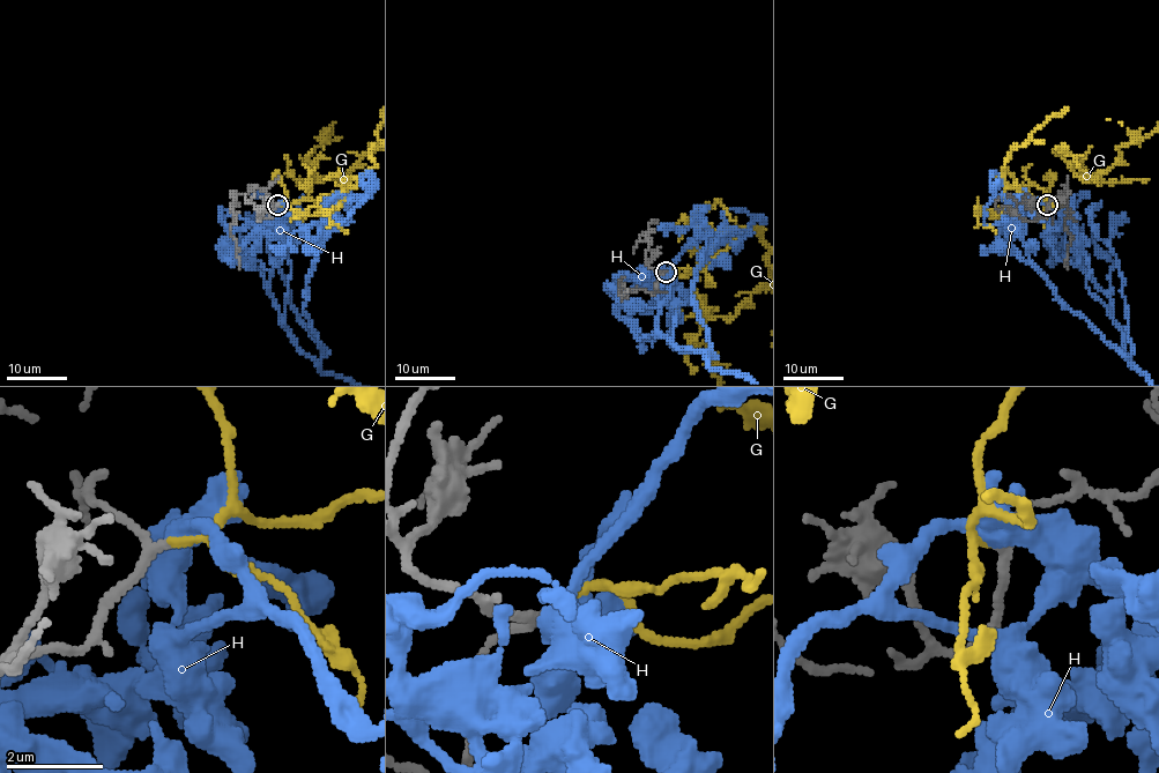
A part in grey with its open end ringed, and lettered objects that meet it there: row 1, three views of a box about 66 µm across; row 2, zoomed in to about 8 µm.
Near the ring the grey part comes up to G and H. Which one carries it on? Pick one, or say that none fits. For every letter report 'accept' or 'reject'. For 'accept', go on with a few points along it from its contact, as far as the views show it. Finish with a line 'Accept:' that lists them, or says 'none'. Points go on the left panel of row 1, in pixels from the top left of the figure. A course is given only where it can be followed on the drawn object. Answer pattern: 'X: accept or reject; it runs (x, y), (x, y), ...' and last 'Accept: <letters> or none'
G: accept
H: reject
Accept: G

